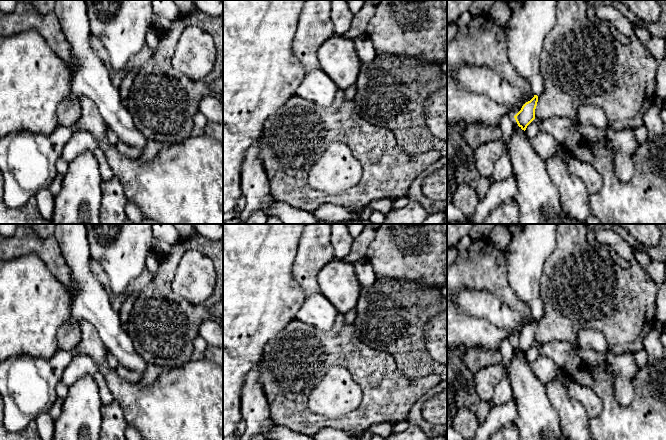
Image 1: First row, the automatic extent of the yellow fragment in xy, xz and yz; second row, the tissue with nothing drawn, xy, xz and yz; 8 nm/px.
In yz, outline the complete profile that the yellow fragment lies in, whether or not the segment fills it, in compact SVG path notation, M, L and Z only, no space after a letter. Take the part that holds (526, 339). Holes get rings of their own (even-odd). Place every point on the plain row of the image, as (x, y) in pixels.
M524 224L521 233L515 235L504 253L508 263L508 282L519 299L530 308L534 321L526 326L514 340L518 350L526 354L535 343L538 321L545 313L545 305L541 298L541 277L546 259L553 253L556 246L556 228L558 224Z

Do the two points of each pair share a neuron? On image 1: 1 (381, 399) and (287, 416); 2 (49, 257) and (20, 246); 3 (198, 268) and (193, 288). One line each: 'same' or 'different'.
1: same
2: same
3: same

